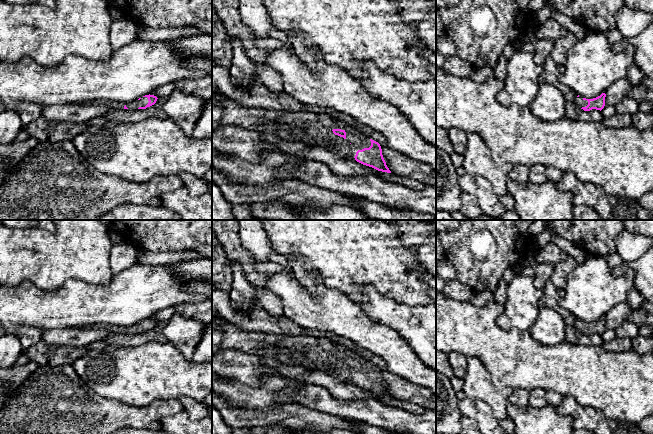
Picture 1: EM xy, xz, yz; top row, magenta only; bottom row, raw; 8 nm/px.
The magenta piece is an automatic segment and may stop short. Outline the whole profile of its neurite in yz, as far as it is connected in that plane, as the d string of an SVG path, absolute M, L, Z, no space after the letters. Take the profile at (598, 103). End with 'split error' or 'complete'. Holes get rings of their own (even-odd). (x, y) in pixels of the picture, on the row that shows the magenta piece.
M605 93L593 99L586 99L579 96L575 98L574 103L584 111L590 111L592 109L601 111L605 106L605 97Z; split error

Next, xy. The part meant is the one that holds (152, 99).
M145 95L137 100L125 103L124 109L146 109L147 107L154 105L157 99L158 98L154 95Z; split error

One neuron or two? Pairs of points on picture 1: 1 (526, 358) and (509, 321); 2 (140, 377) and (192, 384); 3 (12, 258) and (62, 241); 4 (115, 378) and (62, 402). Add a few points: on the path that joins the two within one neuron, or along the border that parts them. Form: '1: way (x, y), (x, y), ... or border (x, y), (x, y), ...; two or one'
1: border (503, 306), (497, 324), (504, 329), (527, 331); two
2: way (153, 376), (179, 377); one
3: way (24, 255), (48, 255), (50, 253); one
4: border (76, 372), (97, 394), (113, 400); two

